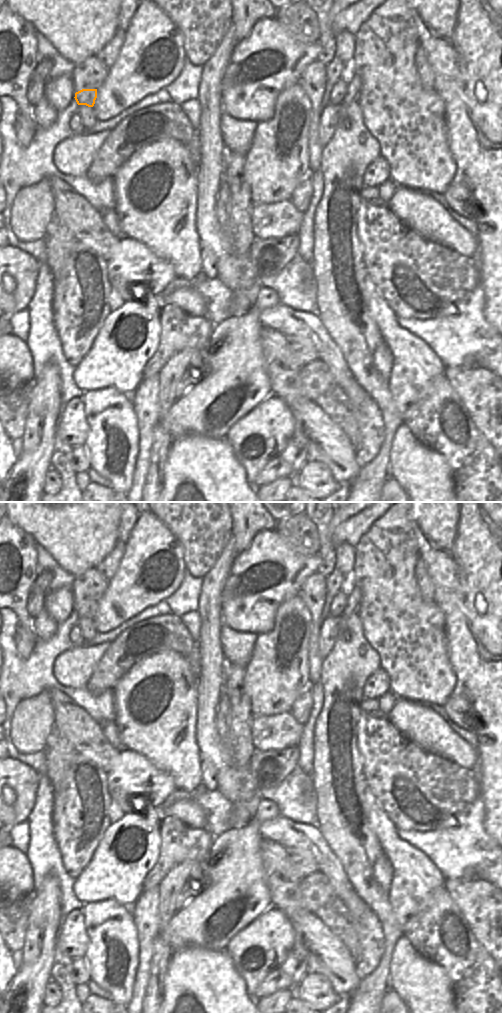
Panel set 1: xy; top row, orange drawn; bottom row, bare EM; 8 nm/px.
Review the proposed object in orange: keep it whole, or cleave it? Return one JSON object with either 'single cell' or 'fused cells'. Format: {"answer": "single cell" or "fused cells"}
{"answer": "single cell"}

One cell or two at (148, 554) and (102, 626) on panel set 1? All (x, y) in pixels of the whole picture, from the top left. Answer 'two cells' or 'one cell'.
one cell

